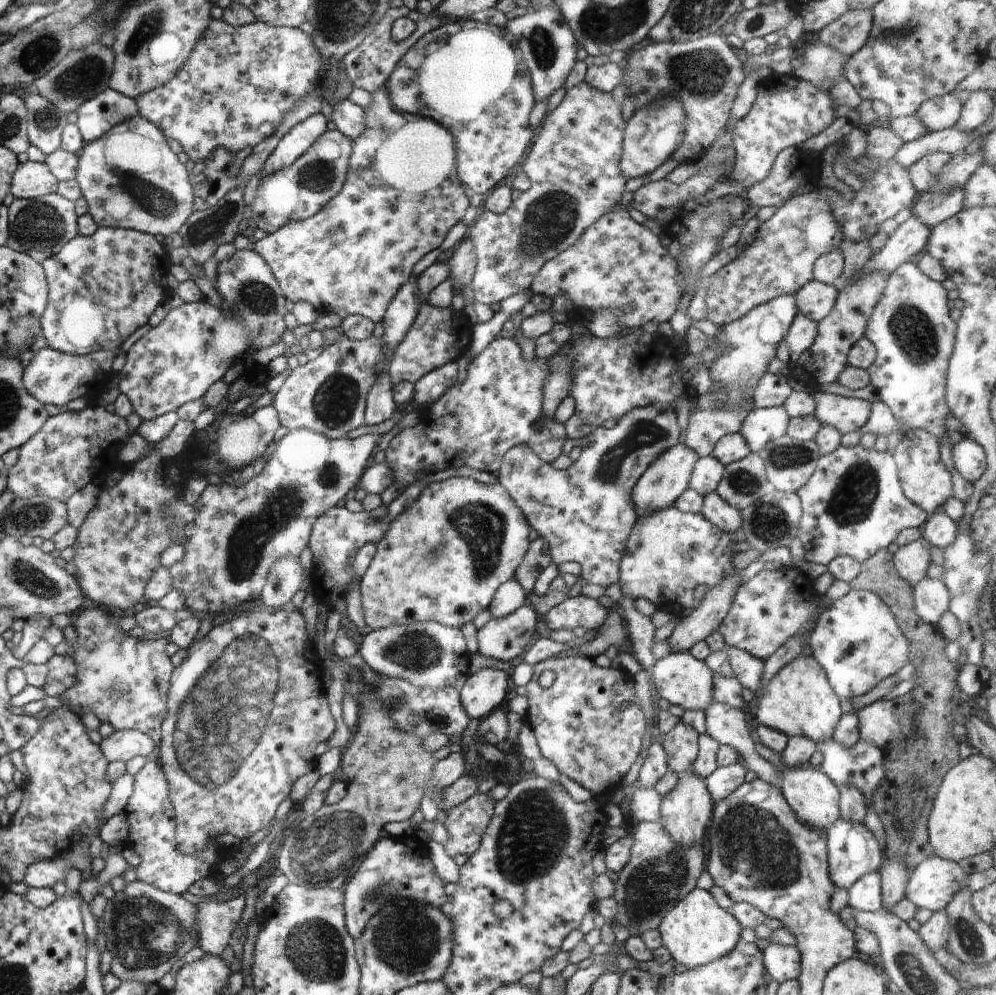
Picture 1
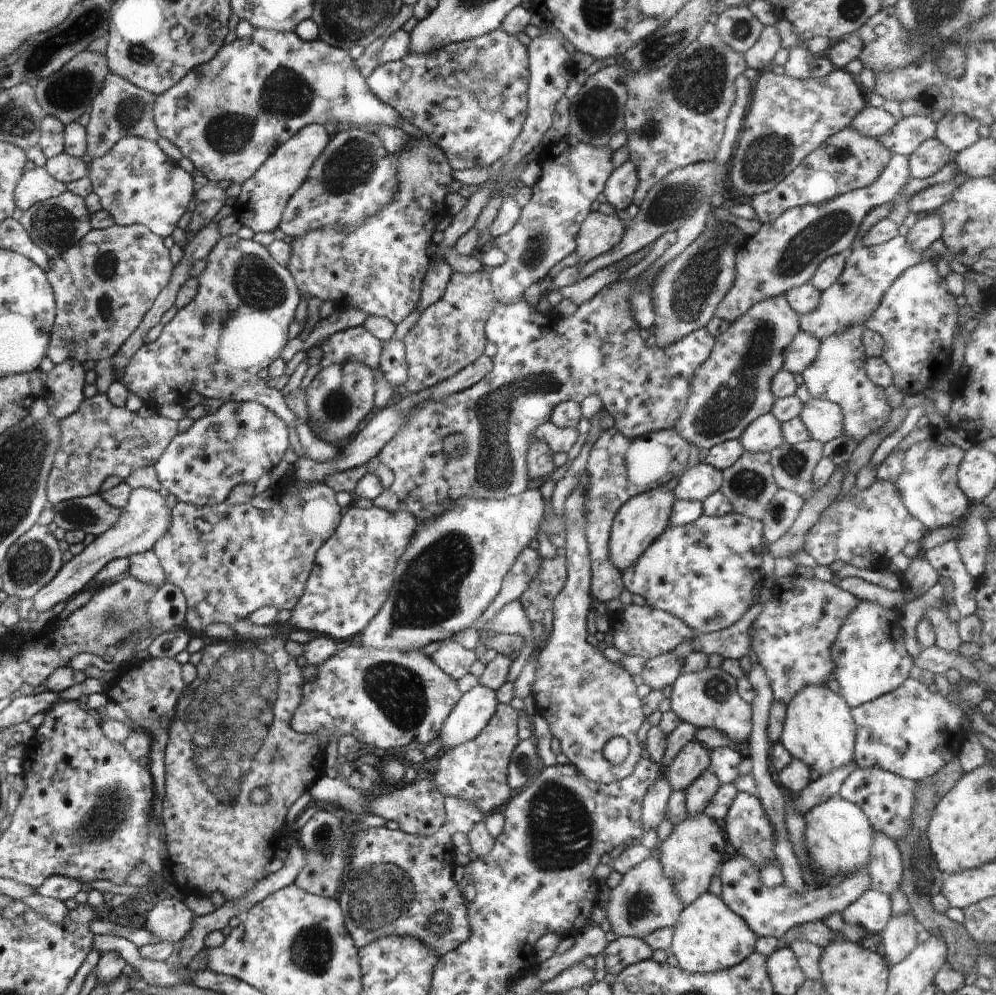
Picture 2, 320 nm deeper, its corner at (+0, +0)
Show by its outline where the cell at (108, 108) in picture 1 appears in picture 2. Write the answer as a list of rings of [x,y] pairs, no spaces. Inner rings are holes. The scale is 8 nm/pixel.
[[[110,73],[109,77],[105,79],[101,93],[98,94],[97,98],[94,98],[93,107],[89,111],[90,122],[85,127],[87,160],[109,154],[110,150],[126,136],[140,136],[157,142],[161,136],[160,132],[157,131],[156,119],[154,118],[155,101],[157,101],[157,96],[154,94],[150,94],[150,92],[130,84],[128,80]]]

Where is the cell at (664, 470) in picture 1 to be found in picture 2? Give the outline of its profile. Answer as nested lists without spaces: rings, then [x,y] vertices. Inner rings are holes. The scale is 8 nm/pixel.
[[[662,484],[630,498],[618,510],[611,528],[609,554],[610,562],[620,570],[620,573],[628,566],[632,566],[646,551],[646,548],[651,546],[652,542],[655,542],[656,538],[664,532],[670,523],[672,508],[676,502],[674,490],[670,490],[666,484]]]

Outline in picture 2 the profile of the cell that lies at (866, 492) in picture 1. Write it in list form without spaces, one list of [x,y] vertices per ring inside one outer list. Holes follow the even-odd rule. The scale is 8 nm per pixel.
[[[888,480],[876,482],[864,490],[853,486],[839,501],[834,500],[822,510],[822,516],[804,538],[803,550],[820,566],[840,560],[860,569],[891,568],[891,558],[906,544],[922,542],[928,530],[922,526],[901,500],[898,488]]]

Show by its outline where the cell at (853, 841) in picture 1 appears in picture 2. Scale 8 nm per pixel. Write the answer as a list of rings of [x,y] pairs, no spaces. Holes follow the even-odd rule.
[[[734,855],[728,862],[719,867],[718,874],[722,879],[721,900],[746,922],[758,937],[774,937],[784,941],[788,930],[803,923],[816,923],[828,918],[830,914],[844,912],[866,890],[870,889],[871,879],[867,866],[860,866],[854,872],[844,872],[832,878],[825,888],[807,888],[800,896],[782,885],[778,888],[762,888],[760,874],[756,866],[748,864],[741,856]]]

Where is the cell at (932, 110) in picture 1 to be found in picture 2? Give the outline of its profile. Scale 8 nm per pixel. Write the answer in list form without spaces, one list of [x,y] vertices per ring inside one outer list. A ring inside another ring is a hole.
[[[908,116],[900,119],[888,134],[877,140],[881,140],[882,146],[893,154],[909,157],[922,142],[935,137],[936,130],[937,123],[932,116]]]

